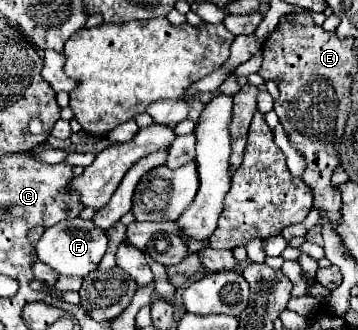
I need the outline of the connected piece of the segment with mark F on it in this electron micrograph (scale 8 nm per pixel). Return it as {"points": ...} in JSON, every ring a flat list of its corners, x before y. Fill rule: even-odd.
{"points":[[68,219,60,221,54,227,48,227,40,241,36,243,36,255,42,263,50,265,54,271,60,275,68,277,86,277,92,273,98,265,102,255,106,253,106,233,94,225,94,221,84,221,84,219]]}

